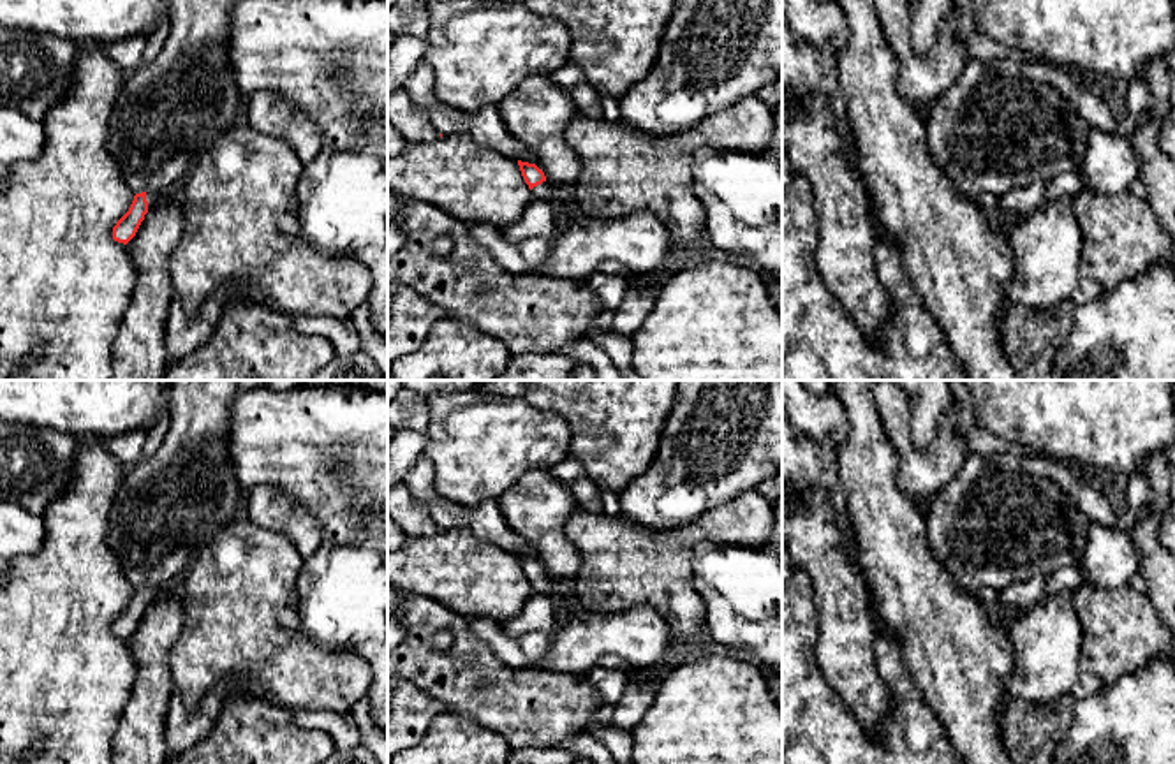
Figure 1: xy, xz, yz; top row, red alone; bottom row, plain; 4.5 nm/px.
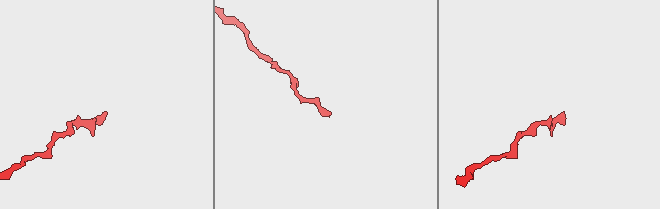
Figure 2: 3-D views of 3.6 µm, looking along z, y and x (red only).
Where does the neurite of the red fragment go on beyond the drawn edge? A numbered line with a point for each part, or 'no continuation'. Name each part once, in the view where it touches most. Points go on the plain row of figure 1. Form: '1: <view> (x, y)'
1: xy (173, 587)

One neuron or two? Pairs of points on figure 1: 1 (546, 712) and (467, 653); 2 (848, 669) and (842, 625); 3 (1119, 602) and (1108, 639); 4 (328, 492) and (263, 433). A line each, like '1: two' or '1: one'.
1: one
2: one
3: one
4: one

